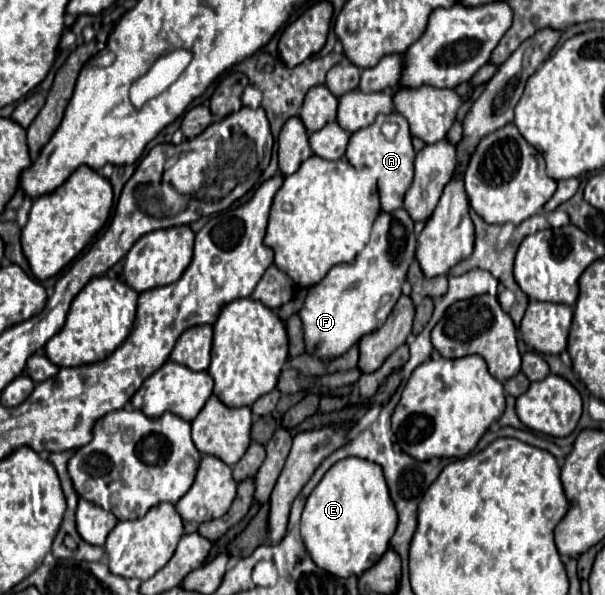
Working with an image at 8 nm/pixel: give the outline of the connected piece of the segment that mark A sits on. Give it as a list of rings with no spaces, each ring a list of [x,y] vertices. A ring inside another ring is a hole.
[[[399,113],[379,115],[379,119],[371,127],[355,131],[349,139],[345,157],[353,167],[365,169],[367,175],[375,179],[375,187],[379,187],[381,197],[381,211],[395,211],[403,207],[403,197],[413,183],[413,161],[415,161],[409,123],[407,119],[403,119],[403,115]],[[381,123],[384,123],[382,129]],[[381,131],[385,137],[381,135]]]

